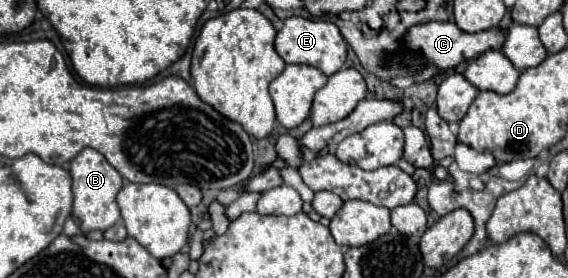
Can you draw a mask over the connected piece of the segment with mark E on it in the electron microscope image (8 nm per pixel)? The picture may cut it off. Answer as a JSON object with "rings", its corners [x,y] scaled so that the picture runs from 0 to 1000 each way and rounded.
{"rings":[[[516,58],[502,72],[498,108],[488,115],[484,180],[505,230],[544,230],[562,245],[576,273],[590,266],[607,230],[611,209],[611,151],[586,79],[540,72],[530,58]]]}

